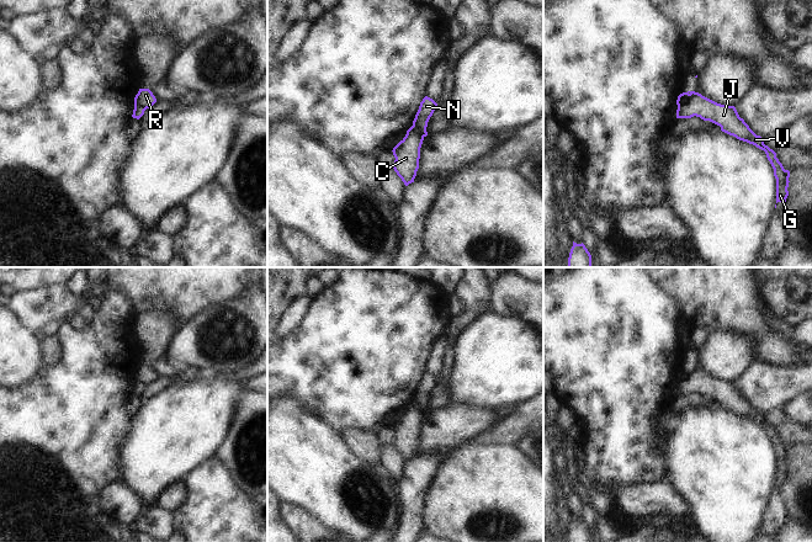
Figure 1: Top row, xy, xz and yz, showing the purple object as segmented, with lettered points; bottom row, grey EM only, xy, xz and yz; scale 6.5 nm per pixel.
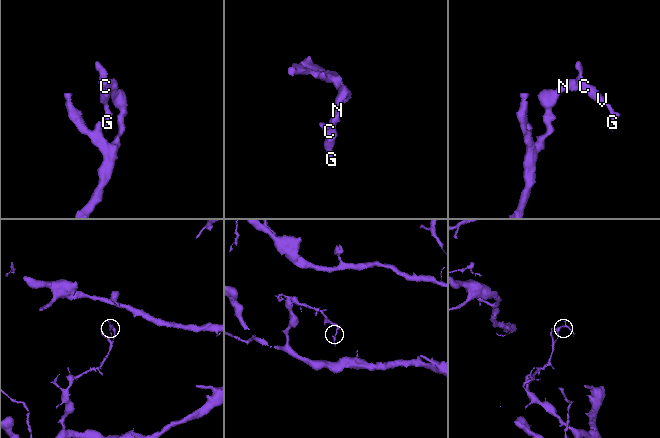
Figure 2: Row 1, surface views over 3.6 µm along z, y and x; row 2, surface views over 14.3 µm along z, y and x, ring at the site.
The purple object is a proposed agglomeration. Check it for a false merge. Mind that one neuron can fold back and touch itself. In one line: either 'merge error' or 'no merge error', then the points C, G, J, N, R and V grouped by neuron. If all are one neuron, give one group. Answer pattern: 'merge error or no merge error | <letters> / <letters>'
merge error | C G J V / N R

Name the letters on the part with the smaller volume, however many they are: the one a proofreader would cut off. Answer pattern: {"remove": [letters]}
{"remove": ["C", "G", "J", "V"]}

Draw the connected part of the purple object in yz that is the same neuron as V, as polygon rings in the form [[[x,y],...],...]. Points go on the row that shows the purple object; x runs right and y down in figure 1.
[[[690,91],[689,100],[676,110],[676,118],[691,118],[694,116],[710,121],[720,126],[722,132],[764,150],[776,179],[776,203],[786,202],[790,171],[784,169],[776,153],[764,144],[764,138],[757,136],[739,117],[734,106],[721,105],[699,92]]]

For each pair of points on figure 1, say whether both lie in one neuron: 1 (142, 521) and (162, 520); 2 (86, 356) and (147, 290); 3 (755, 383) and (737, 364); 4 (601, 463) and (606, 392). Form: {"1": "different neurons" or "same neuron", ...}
{"1": "same neuron", "2": "different neurons", "3": "different neurons", "4": "same neuron"}

